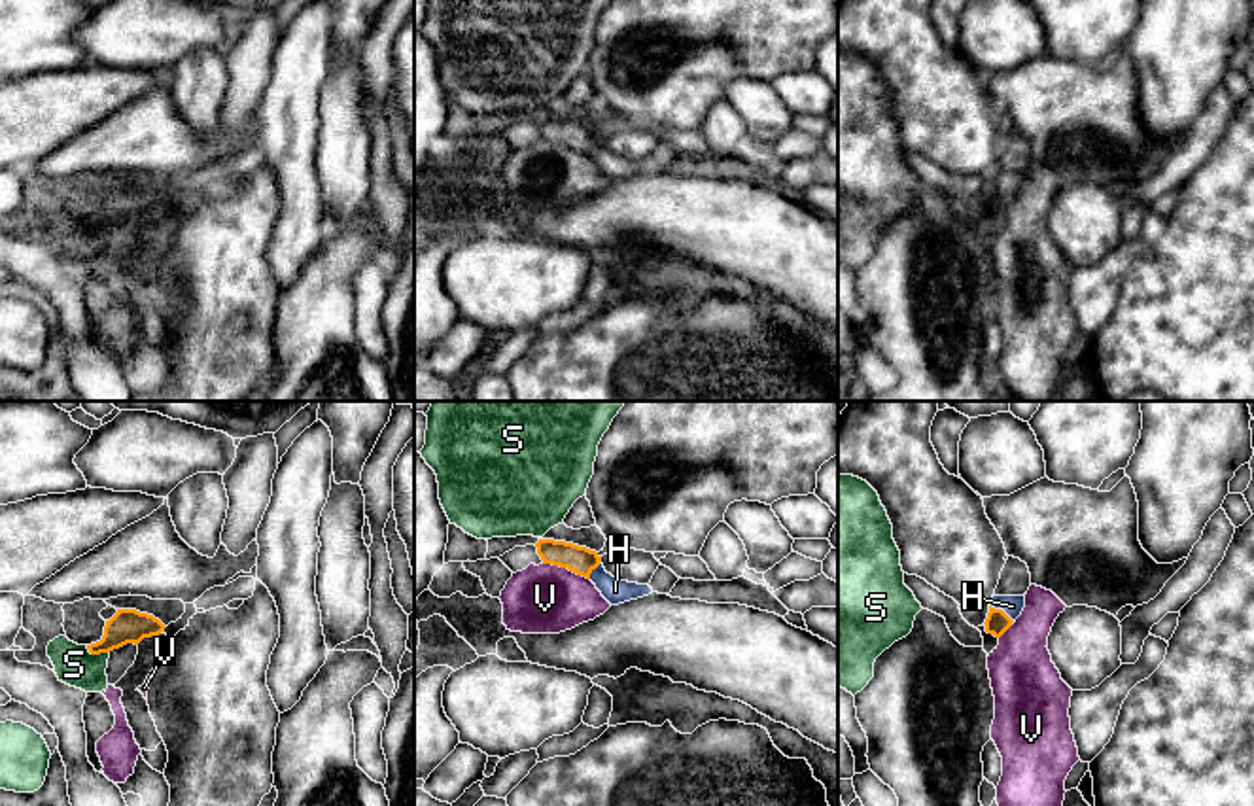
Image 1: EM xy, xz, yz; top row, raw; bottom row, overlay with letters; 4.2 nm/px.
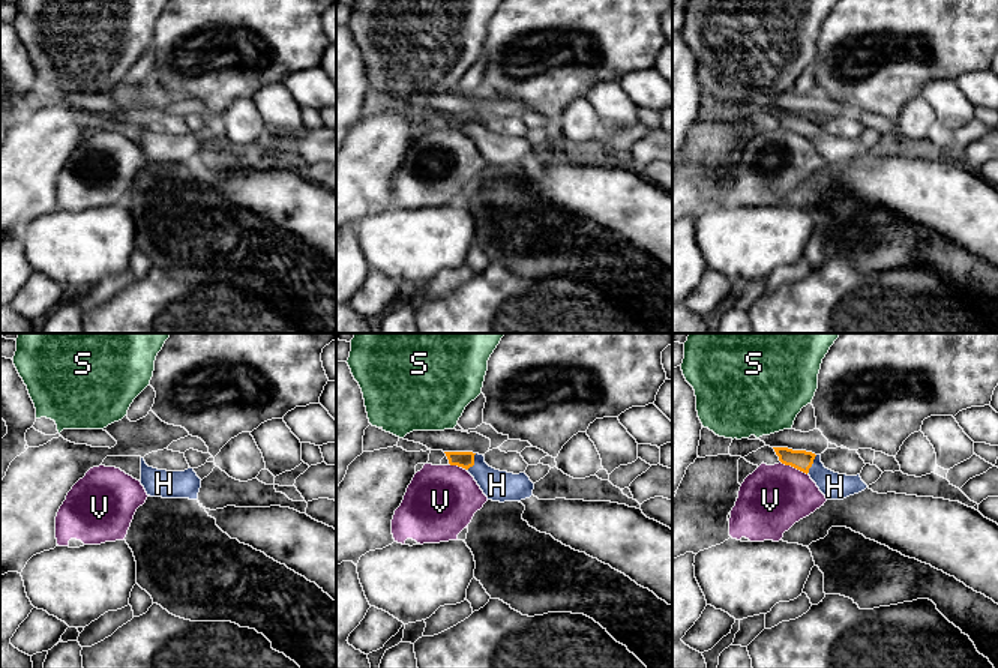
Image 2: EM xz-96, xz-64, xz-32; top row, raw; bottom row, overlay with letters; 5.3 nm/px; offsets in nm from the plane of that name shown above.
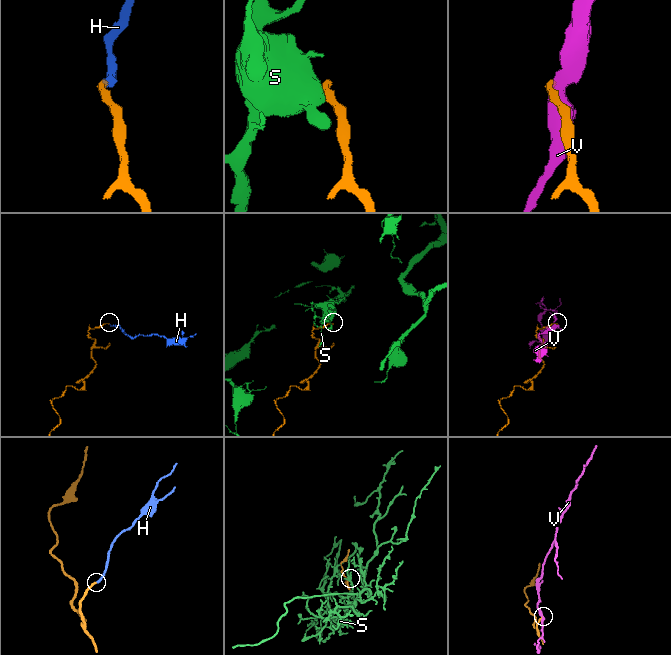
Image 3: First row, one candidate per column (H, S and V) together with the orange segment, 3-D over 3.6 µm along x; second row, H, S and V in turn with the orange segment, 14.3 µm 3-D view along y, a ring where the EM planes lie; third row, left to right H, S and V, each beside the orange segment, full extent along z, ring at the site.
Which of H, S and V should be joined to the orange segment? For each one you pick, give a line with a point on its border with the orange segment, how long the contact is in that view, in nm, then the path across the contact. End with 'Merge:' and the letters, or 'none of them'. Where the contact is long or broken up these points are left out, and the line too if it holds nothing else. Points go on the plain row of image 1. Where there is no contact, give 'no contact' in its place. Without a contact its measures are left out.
H: yz (1001, 186) | 130 nm | across yz (997, 199), (1001, 186), (1012, 182)
Merge: H

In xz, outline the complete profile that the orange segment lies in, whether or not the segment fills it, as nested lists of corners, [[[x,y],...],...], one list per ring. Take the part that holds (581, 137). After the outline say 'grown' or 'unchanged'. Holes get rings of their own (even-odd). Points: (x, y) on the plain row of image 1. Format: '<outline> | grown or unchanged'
[[[539,115],[535,123],[543,140],[567,144],[569,148],[590,155],[611,182],[653,170],[649,161],[620,157],[607,149],[601,132],[596,127],[554,115]]] | grown

